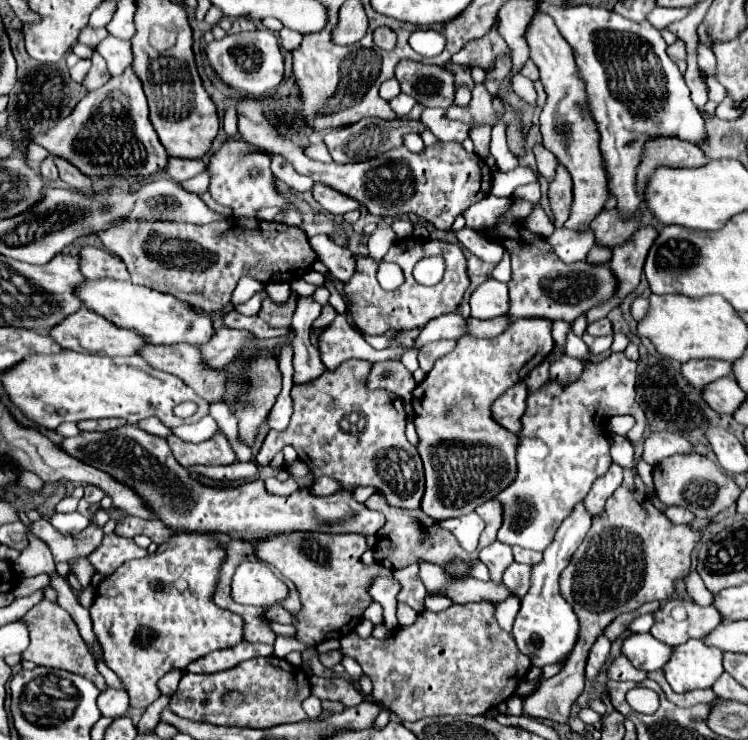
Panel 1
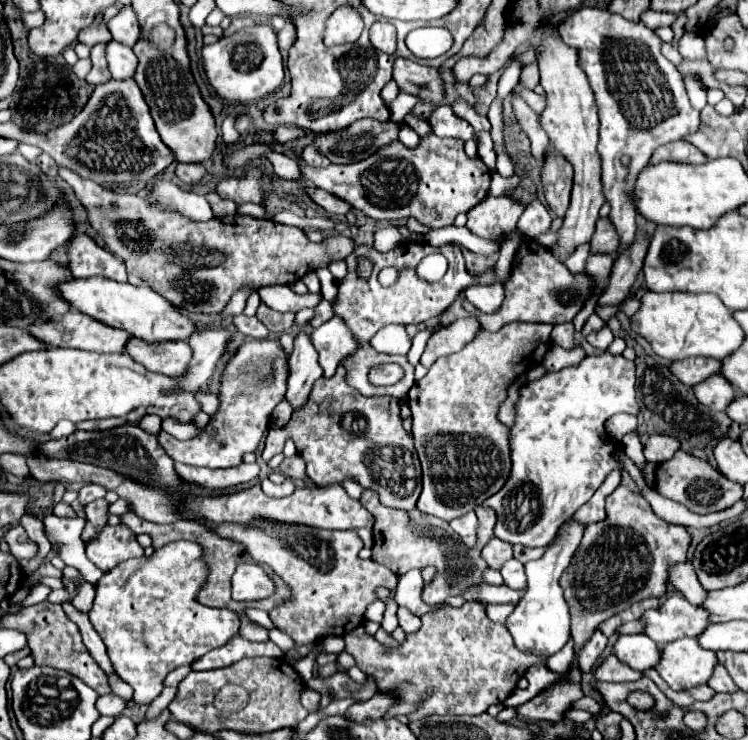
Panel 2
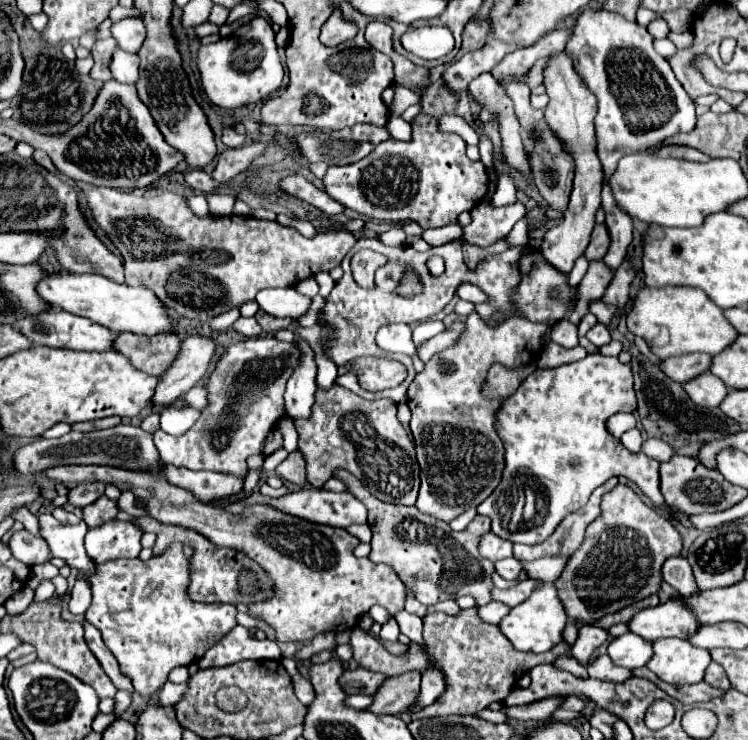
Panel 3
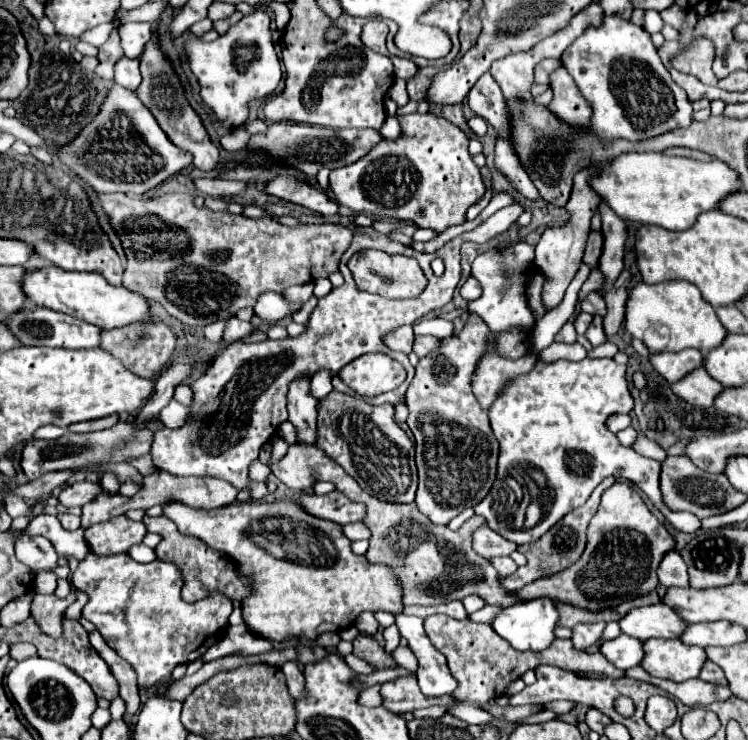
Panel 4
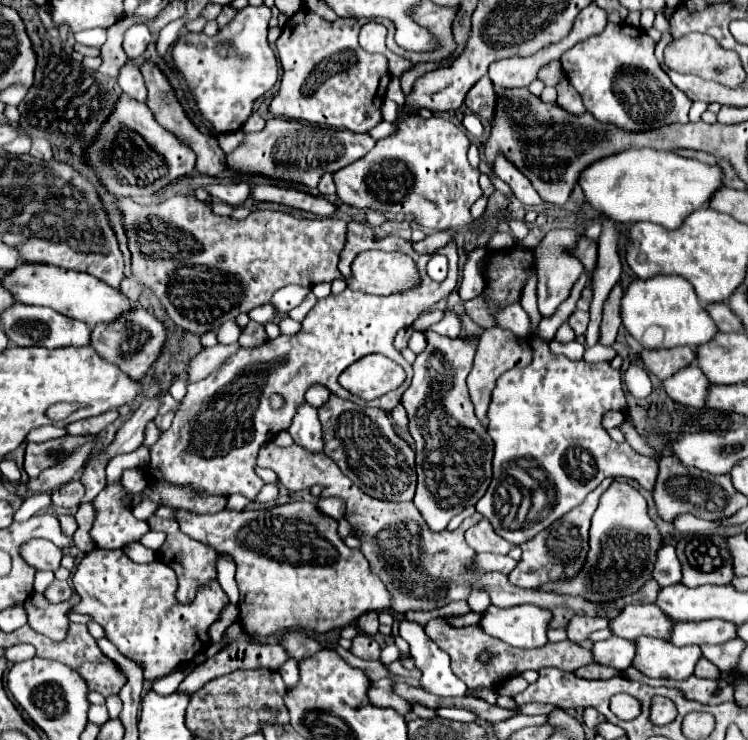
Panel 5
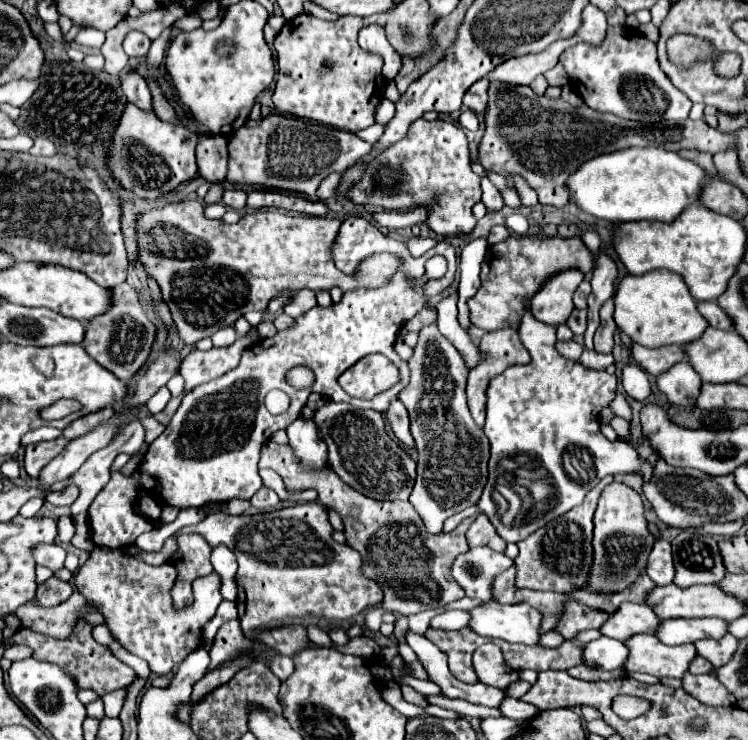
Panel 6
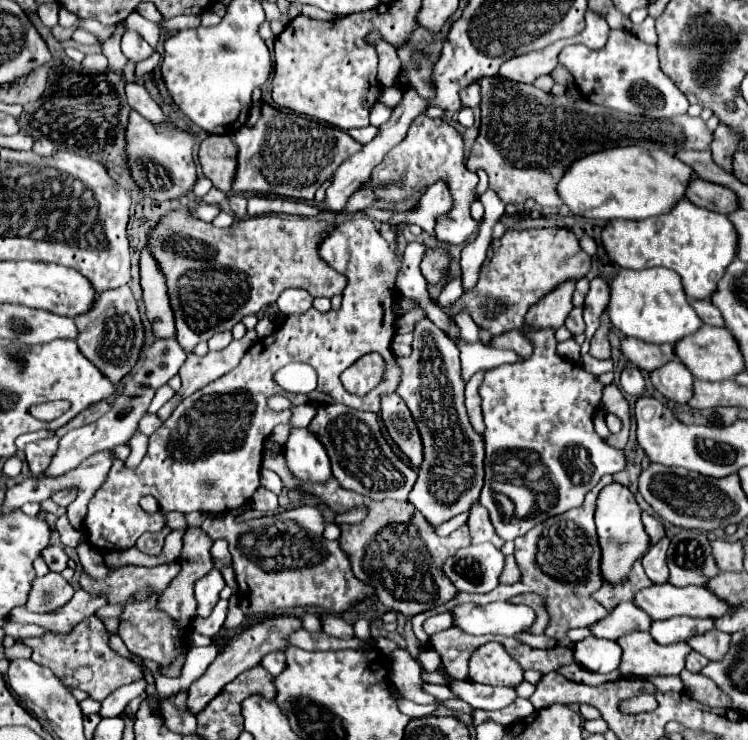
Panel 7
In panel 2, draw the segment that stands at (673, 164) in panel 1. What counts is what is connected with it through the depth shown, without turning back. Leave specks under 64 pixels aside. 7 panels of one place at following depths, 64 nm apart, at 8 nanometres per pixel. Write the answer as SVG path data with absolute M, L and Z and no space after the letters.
M678 140L678 142L668 142L658 146L658 150L652 154L648 164L658 164L658 162L680 162L680 164L706 164L708 158L690 142Z

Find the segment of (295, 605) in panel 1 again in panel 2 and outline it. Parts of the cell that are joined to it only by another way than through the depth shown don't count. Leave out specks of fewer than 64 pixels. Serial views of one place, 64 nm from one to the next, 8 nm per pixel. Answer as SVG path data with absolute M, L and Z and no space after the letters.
M132 512L124 514L124 516L120 518L120 522L122 522L124 526L128 526L134 534L148 534L148 536L152 538L152 544L154 544L156 550L158 550L160 546L172 542L172 540L194 540L194 542L202 544L202 546L204 546L204 560L208 562L210 576L208 576L208 582L204 584L202 592L198 594L198 600L200 600L202 604L206 604L206 606L230 608L230 610L238 612L238 614L240 614L240 620L242 620L242 630L240 630L240 634L242 634L246 640L250 640L250 642L266 642L266 640L268 640L268 630L262 628L262 626L258 626L258 624L254 624L254 622L244 614L244 608L248 606L248 608L258 608L269 612L272 608L287 600L291 596L291 590L273 571L266 571L276 584L276 592L272 596L264 600L256 600L249 603L232 600L232 596L230 596L230 578L232 578L236 566L238 566L240 562L252 562L248 550L246 550L240 542L220 538L212 528L206 528L206 526L202 526L202 524L198 524L198 522L184 522L184 520L178 520L176 524L154 524L154 522L148 522L148 520L142 520L142 518L134 516Z

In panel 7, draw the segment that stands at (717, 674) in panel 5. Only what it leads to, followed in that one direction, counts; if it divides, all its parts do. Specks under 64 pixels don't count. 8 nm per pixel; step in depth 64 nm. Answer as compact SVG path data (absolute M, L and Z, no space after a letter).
M694 650L686 658L686 670L690 670L690 672L700 672L706 664L708 664L708 660L704 656L698 656L698 652L694 652Z

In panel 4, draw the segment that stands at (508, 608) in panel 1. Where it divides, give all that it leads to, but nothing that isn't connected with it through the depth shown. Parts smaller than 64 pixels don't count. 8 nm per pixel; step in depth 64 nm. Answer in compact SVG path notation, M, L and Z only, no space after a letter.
M484 606L482 610L478 610L478 612L474 612L474 620L478 620L478 622L486 622L486 624L492 624L492 620L502 612L504 608L502 606Z

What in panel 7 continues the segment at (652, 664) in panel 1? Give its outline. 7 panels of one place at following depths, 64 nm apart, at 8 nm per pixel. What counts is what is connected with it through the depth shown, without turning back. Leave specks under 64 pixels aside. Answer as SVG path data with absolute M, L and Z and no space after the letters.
M586 638L574 644L574 660L592 672L608 674L620 666L622 648L614 640Z

